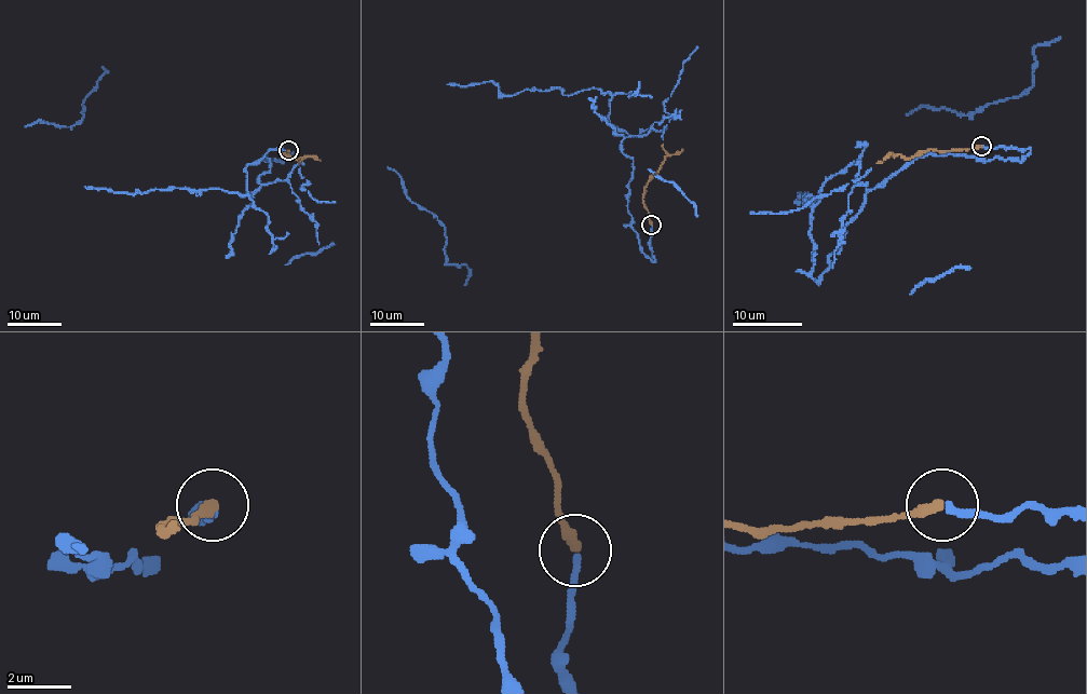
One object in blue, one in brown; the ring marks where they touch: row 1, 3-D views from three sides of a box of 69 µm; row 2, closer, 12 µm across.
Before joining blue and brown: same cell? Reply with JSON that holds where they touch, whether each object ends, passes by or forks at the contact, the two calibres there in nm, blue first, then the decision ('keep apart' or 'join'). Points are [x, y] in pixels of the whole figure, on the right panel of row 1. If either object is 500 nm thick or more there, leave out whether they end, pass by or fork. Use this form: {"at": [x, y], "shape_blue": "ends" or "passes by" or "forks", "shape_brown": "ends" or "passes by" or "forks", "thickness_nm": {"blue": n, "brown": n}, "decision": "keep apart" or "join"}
{"at": [981, 146], "shape_blue": "ends", "shape_brown": "ends", "thickness_nm": {"blue": 240, "brown": 340}, "decision": "join"}

